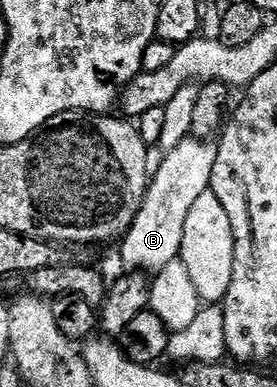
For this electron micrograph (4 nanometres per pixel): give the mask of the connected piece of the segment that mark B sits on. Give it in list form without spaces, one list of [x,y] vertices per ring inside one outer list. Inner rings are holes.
[[[194,84],[182,87],[162,110],[158,142],[164,151],[173,152],[161,162],[157,172],[155,169],[142,206],[130,230],[122,237],[119,247],[121,246],[120,256],[124,259],[125,269],[155,274],[163,270],[171,260],[177,259],[186,217],[194,207],[194,202],[198,202],[198,198],[202,198],[202,194],[212,187],[212,175],[218,168],[217,145],[207,140],[188,138],[192,131],[190,121],[198,92],[199,87]]]

